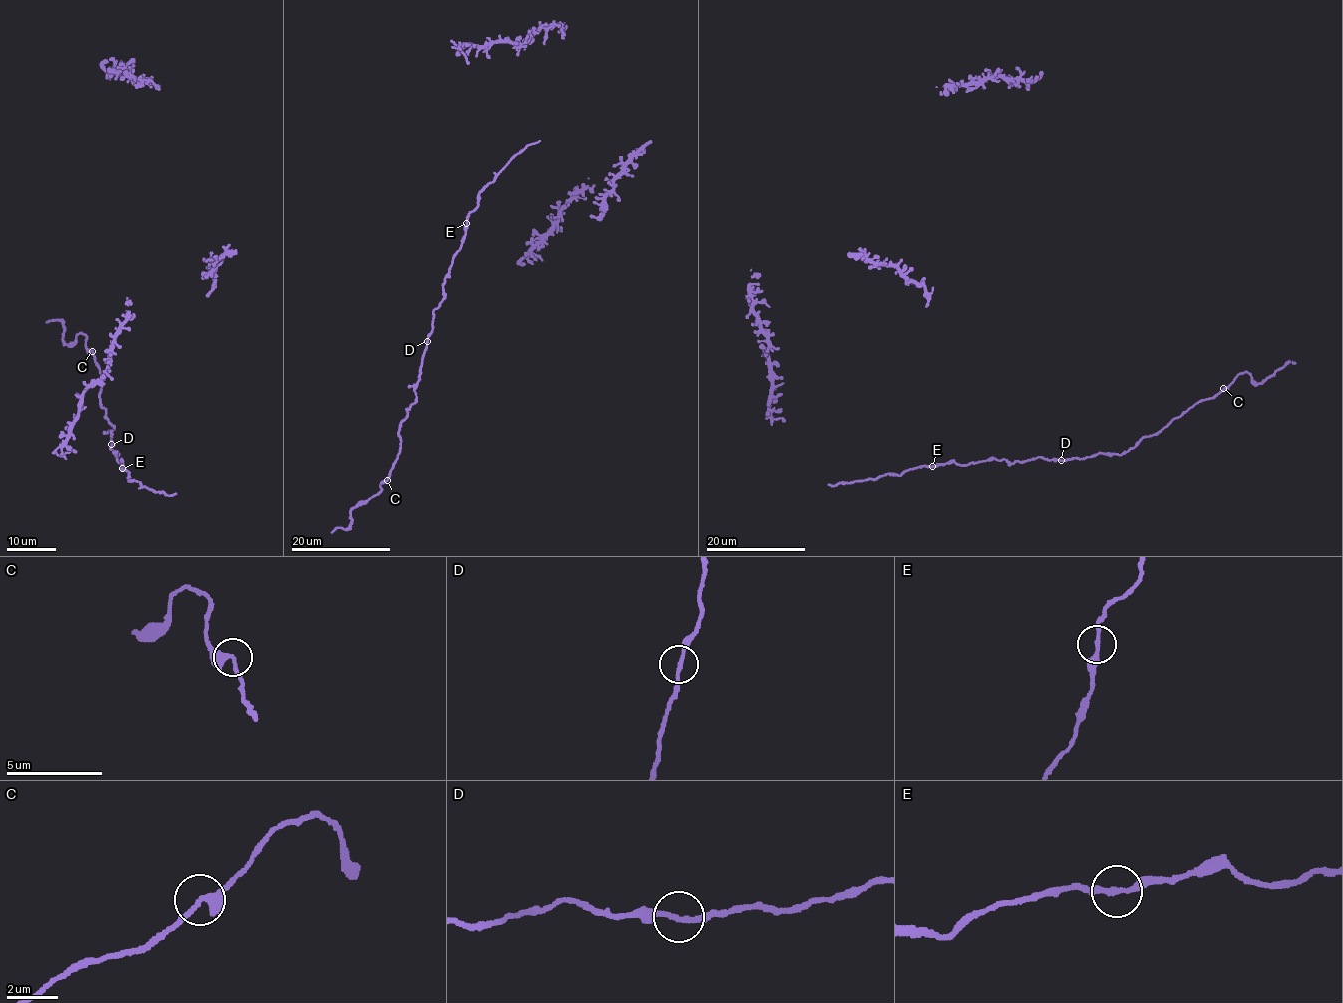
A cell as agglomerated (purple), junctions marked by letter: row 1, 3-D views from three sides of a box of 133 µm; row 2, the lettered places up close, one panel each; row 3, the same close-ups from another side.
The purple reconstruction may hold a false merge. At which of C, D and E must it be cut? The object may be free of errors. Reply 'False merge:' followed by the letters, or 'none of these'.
False merge: none of these

